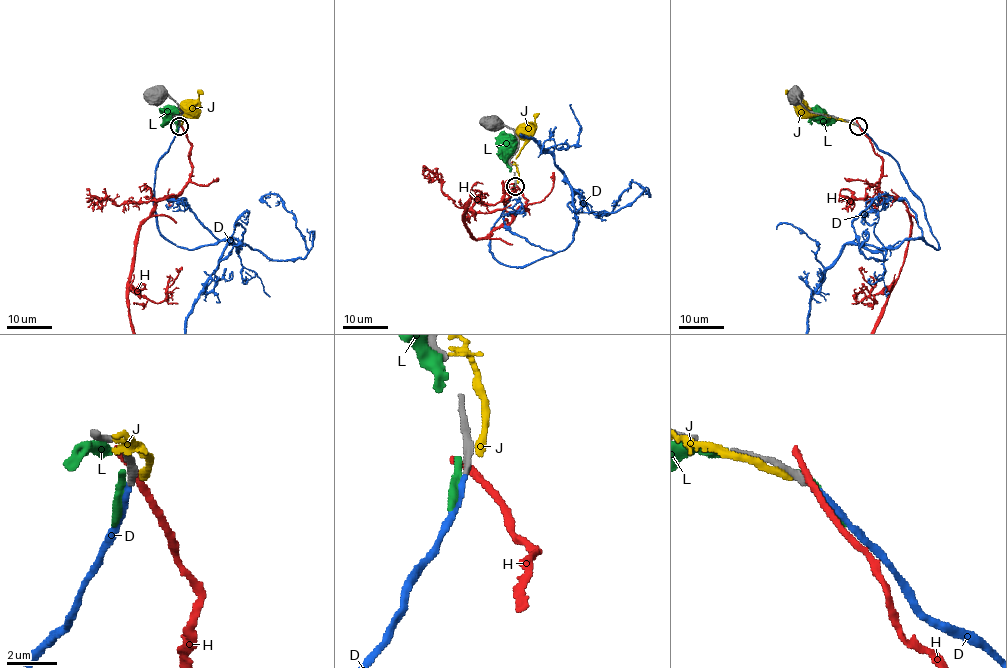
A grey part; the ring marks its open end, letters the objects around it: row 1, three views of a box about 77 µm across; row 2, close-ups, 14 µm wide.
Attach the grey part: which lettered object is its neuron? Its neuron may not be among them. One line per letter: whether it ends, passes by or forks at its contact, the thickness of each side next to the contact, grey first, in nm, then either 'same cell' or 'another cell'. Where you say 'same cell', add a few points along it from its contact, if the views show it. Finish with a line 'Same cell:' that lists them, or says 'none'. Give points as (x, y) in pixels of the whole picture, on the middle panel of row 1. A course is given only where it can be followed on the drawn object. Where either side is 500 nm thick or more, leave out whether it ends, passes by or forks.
D: it ends; calibres 300 and 260 nm; same cell
H: it passes by; calibres 360 and 280 nm; another cell
J: it ends; calibres 280 and 320 nm; another cell
L: it ends; calibres 360 and 340 nm; another cell
Same cell: D

